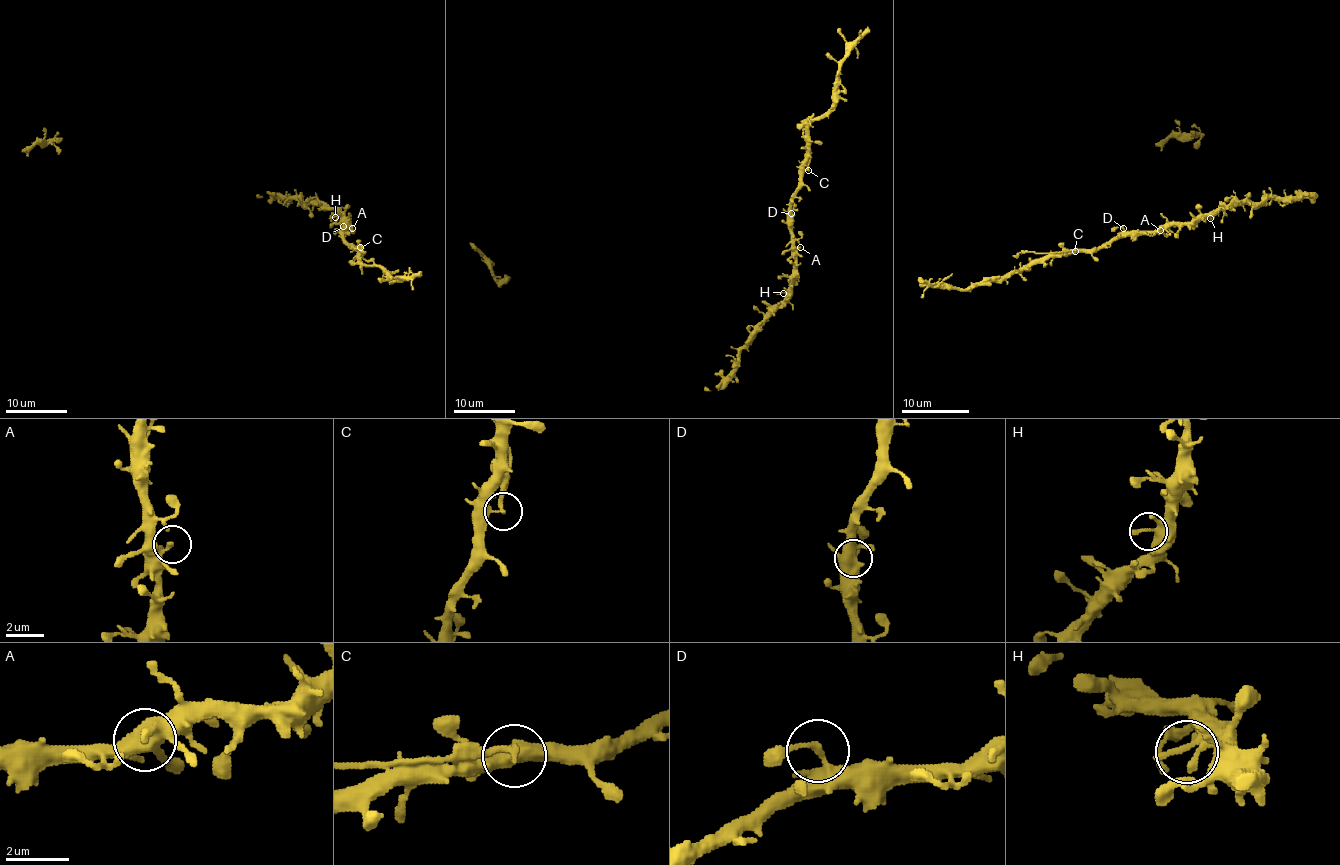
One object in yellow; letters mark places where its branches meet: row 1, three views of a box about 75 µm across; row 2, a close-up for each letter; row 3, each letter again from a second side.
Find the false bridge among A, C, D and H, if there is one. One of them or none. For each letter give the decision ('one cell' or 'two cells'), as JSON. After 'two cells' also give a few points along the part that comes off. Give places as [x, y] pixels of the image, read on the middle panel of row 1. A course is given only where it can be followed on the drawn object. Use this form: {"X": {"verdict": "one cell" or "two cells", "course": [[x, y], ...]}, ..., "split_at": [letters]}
{"A": {"verdict": "one cell"}, "C": {"verdict": "two cells", "course": [[808, 170], [811, 149], [803, 136], [803, 123], [814, 113]]}, "D": {"verdict": "one cell"}, "H": {"verdict": "one cell"}, "split_at": ["C"]}

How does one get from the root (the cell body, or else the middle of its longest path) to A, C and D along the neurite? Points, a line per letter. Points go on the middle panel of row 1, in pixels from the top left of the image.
A: (754, 331), (785, 297), (794, 270), (796, 251), (800, 247)
C: (754, 331), (785, 297), (794, 270), (791, 198), (797, 189), (799, 176), (808, 170)
D: (754, 331), (785, 297), (794, 270), (791, 213)

